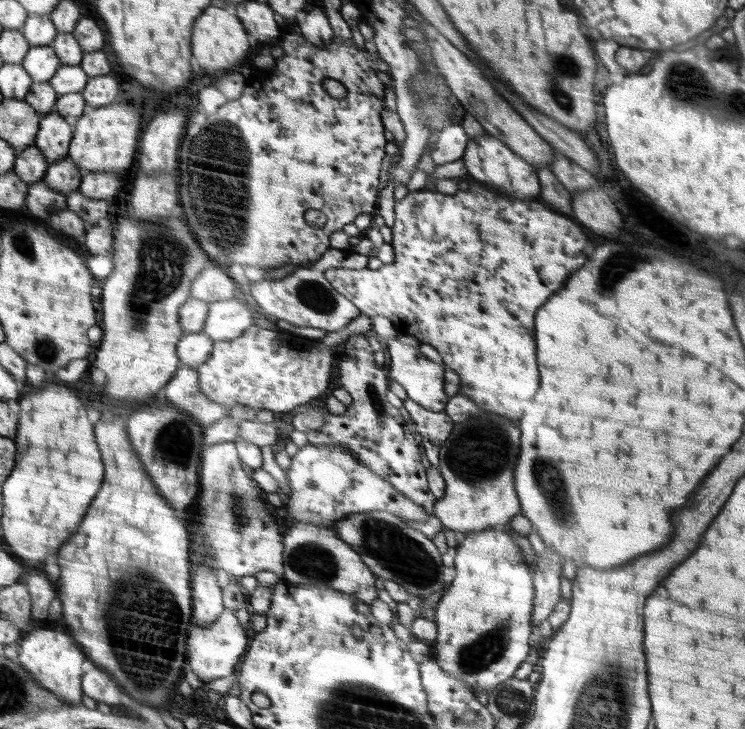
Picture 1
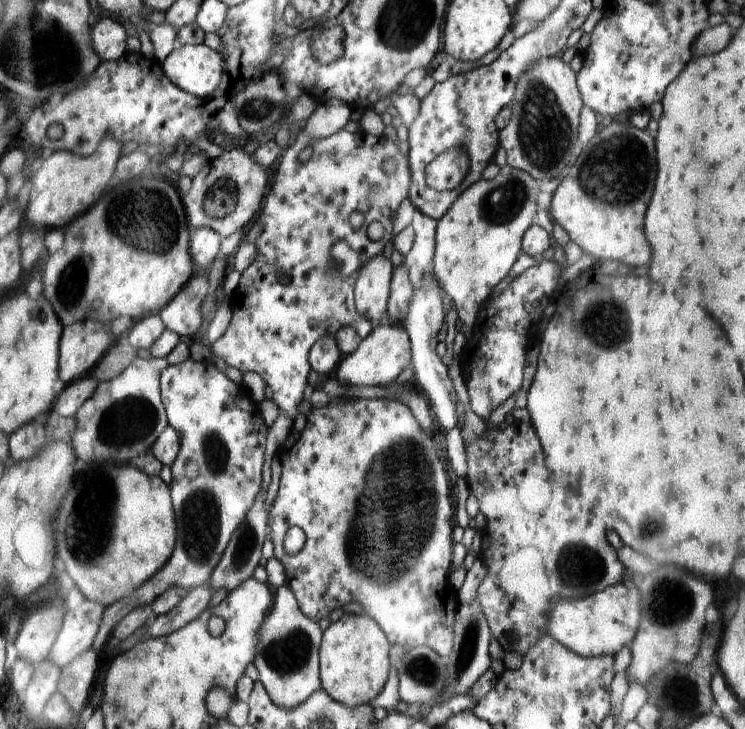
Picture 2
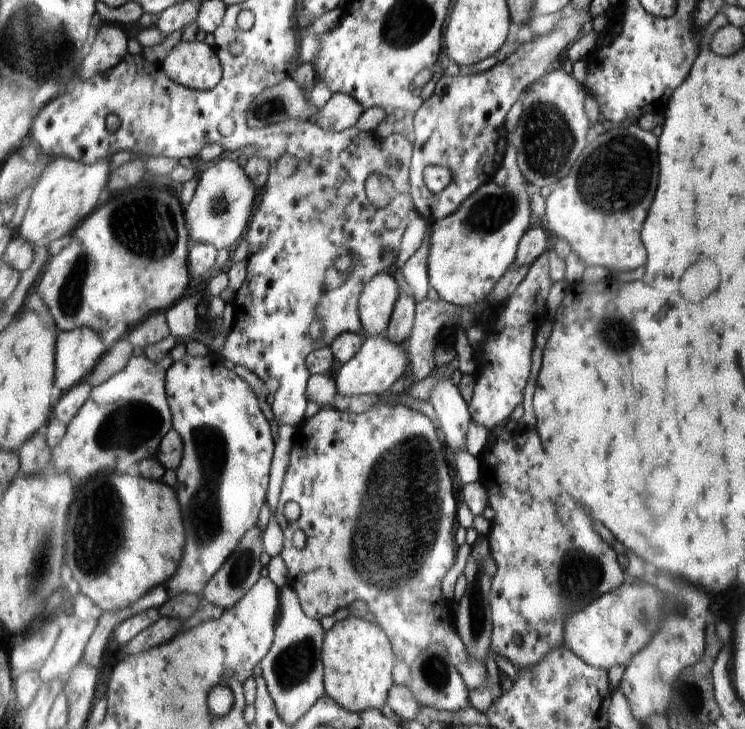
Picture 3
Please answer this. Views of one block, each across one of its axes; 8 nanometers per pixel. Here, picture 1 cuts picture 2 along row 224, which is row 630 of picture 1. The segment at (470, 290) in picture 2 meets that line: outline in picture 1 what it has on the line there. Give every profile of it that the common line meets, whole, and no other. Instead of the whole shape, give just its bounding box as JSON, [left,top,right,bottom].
[433,525,536,698]

